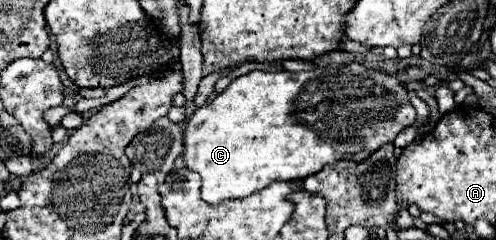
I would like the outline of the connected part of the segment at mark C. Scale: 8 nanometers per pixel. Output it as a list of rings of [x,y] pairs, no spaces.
[[[348,61],[348,63],[330,63],[326,67],[320,67],[316,71],[300,71],[300,73],[288,73],[288,71],[250,71],[242,77],[236,77],[220,95],[216,95],[214,101],[204,103],[202,107],[198,107],[186,121],[180,123],[182,127],[182,161],[190,171],[198,171],[202,175],[202,199],[206,203],[218,205],[224,201],[232,201],[232,199],[244,199],[252,193],[262,191],[264,187],[268,187],[272,181],[292,181],[292,179],[306,179],[308,175],[318,173],[324,165],[334,163],[338,159],[356,159],[356,161],[364,161],[368,155],[372,155],[378,147],[382,147],[384,143],[390,143],[396,139],[396,135],[400,131],[404,131],[416,117],[414,107],[410,105],[408,93],[404,89],[404,85],[386,73],[380,71],[372,71],[366,69],[362,63],[356,61]]]

